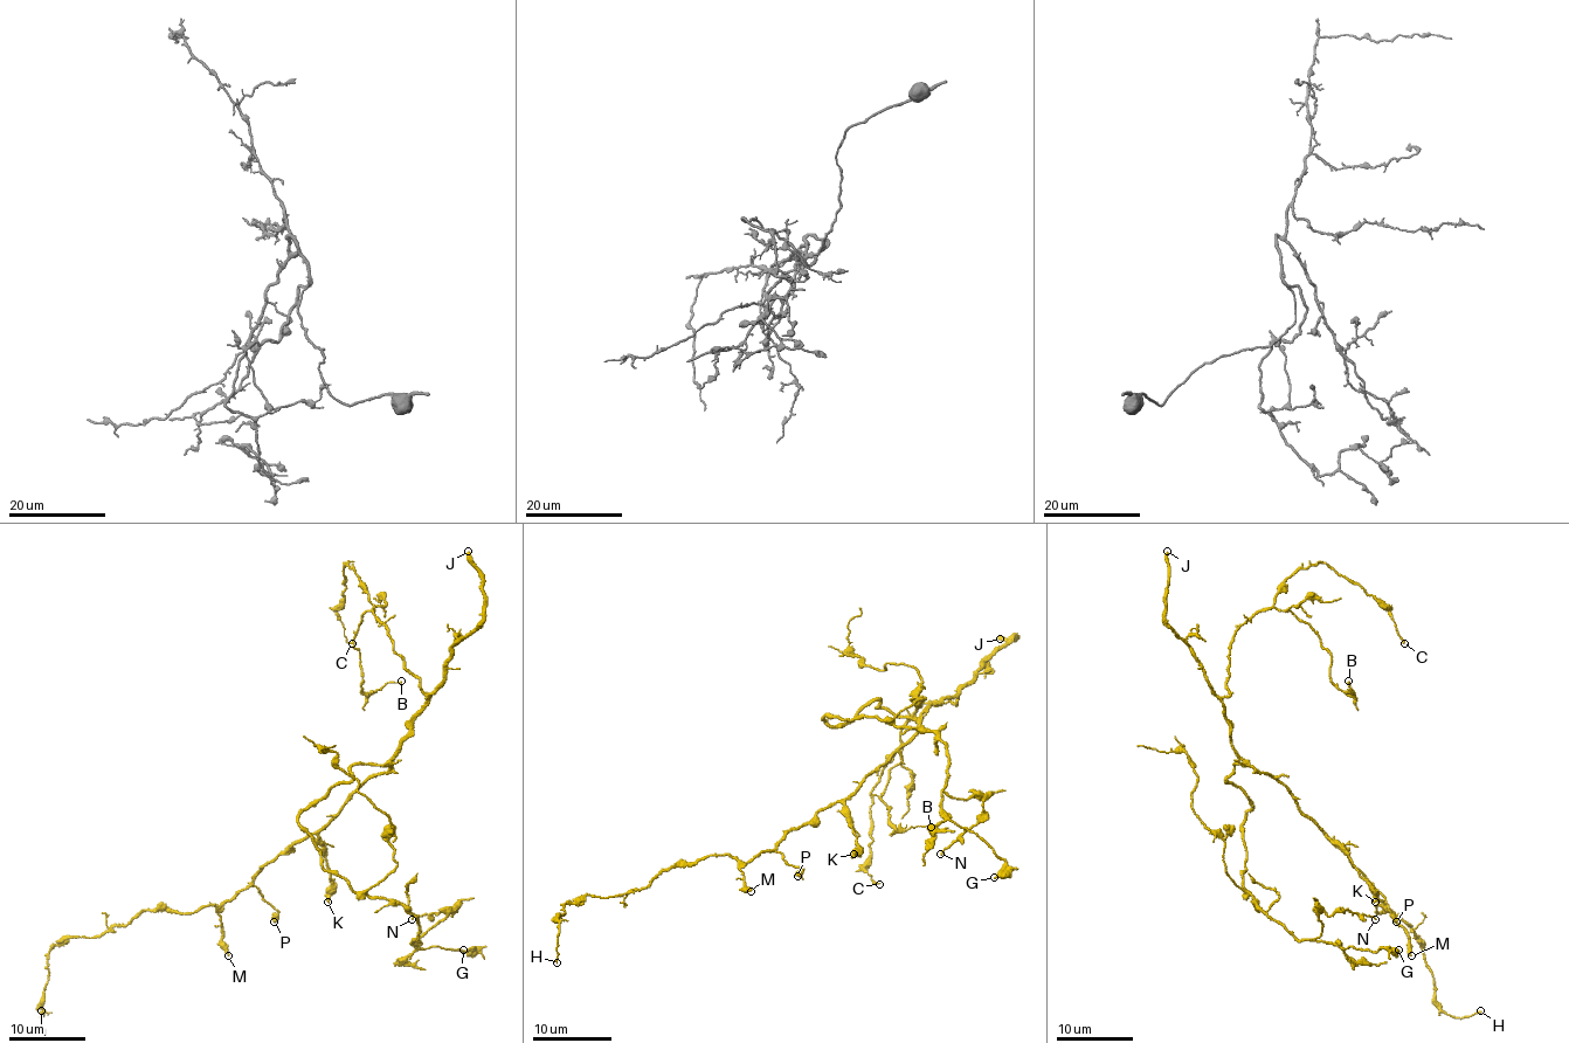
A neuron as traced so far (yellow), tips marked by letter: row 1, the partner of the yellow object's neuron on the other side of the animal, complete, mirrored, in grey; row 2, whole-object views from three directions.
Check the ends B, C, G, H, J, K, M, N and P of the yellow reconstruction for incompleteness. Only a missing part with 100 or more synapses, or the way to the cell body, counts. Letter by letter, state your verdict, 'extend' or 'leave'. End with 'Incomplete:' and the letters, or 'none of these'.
B: leave
C: leave
G: leave
H: leave
J: extend
K: leave
M: leave
N: leave
P: leave
Incomplete: J

